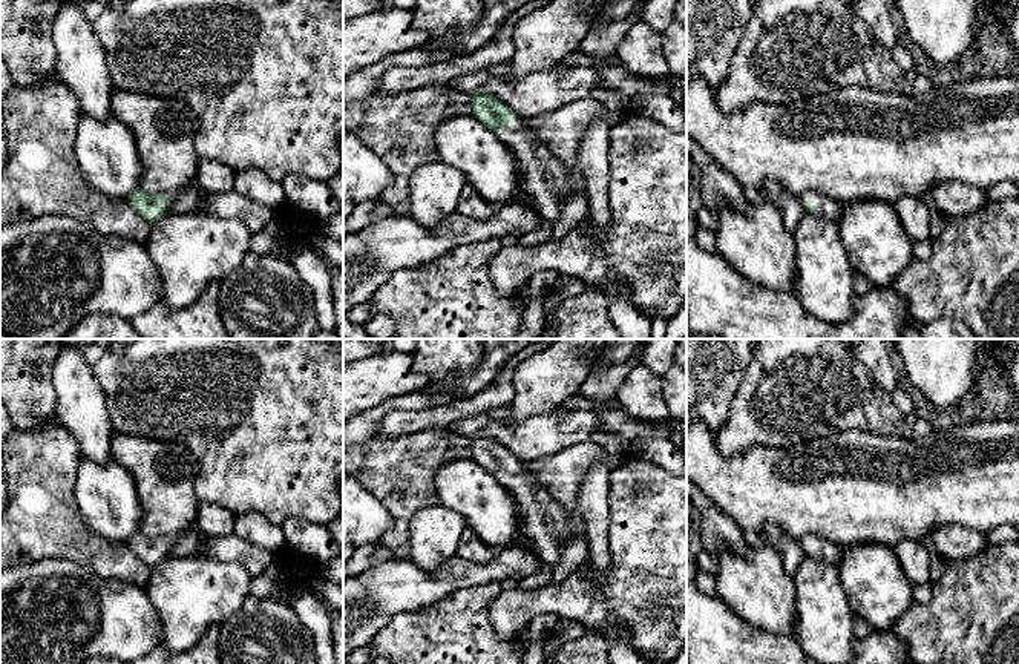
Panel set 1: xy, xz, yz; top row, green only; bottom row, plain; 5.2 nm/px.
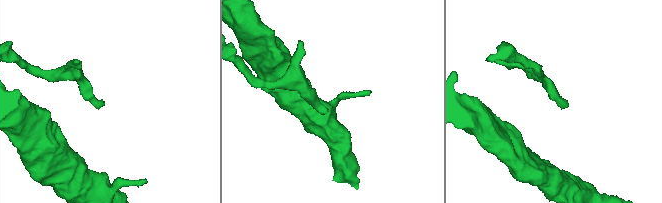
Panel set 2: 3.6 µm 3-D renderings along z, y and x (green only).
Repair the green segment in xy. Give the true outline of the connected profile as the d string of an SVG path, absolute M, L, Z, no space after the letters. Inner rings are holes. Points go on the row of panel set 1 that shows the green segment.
M136 187L127 198L127 204L141 215L147 222L153 224L162 215L167 215L170 204L184 192L184 189L172 193L147 193Z

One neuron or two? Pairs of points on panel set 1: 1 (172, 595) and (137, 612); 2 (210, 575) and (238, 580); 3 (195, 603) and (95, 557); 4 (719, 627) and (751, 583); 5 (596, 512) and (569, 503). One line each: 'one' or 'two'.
1: two
2: one
3: two
4: two
5: two

